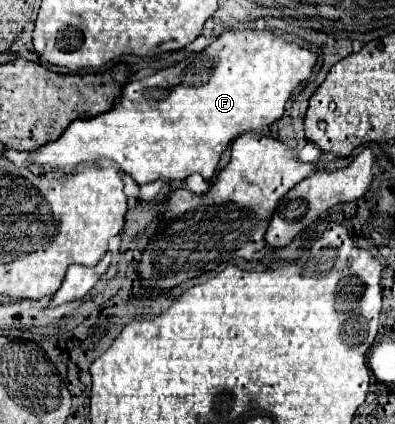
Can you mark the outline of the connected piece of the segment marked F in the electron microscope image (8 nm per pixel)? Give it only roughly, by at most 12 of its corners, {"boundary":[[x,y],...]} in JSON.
{"boundary":[[227,30],[71,122],[35,164],[211,180],[317,52]]}

